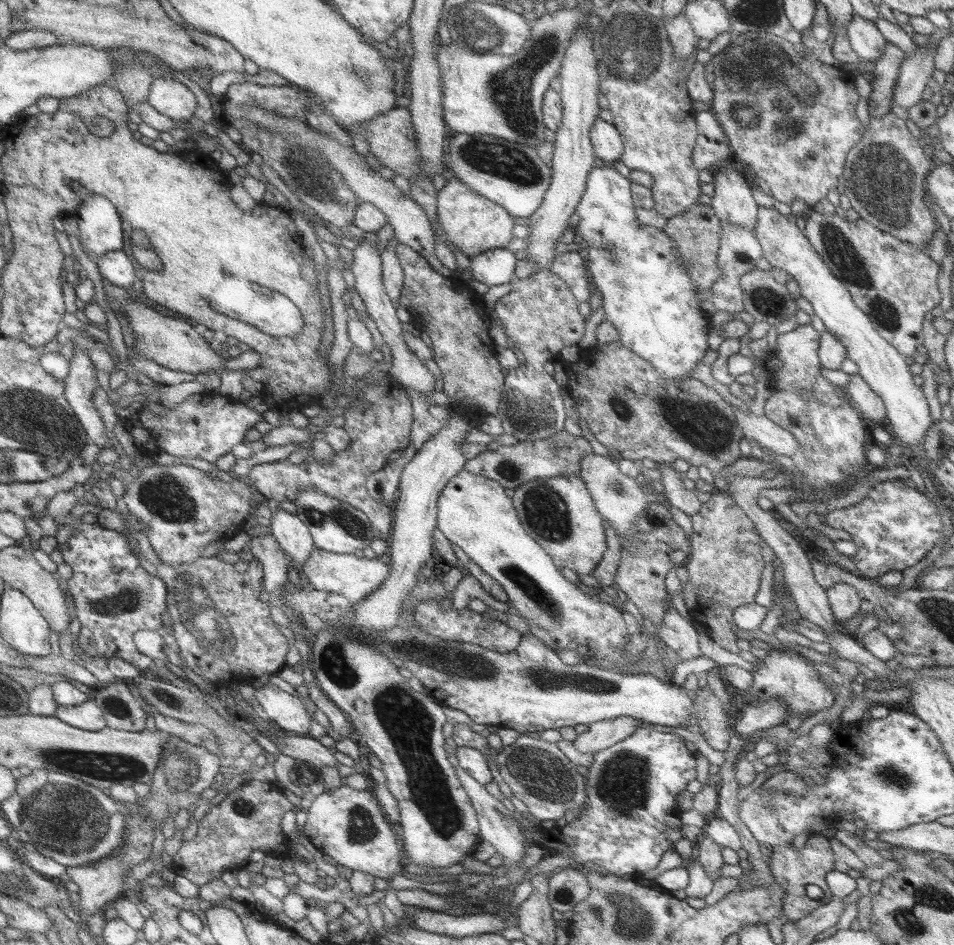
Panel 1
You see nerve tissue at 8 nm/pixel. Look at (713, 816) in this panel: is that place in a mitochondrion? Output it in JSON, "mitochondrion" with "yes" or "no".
{"mitochondrion":"no"}

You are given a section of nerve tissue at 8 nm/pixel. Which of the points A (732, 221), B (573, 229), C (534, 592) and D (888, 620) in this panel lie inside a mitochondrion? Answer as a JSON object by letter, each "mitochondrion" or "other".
{"A":"other","B":"other","C":"mitochondrion","D":"other"}

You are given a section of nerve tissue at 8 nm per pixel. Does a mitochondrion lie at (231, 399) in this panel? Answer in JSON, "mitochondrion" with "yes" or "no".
{"mitochondrion":"no"}

